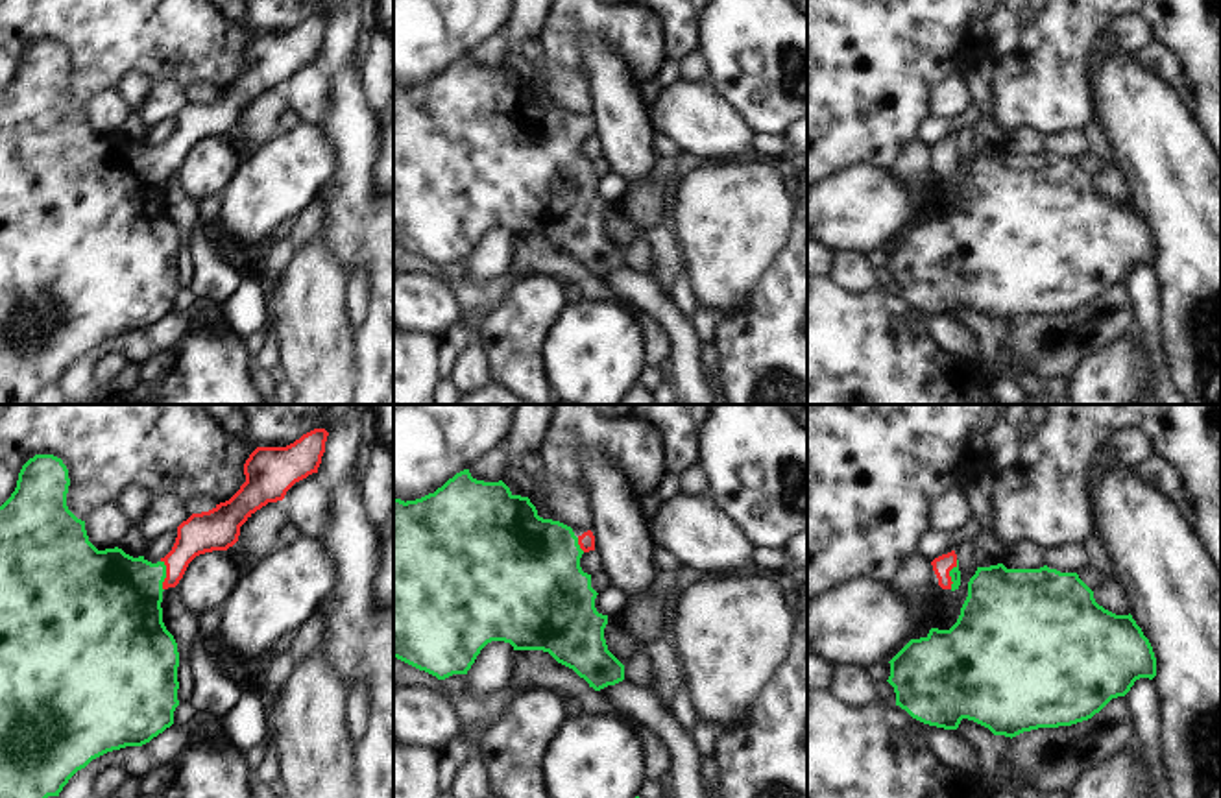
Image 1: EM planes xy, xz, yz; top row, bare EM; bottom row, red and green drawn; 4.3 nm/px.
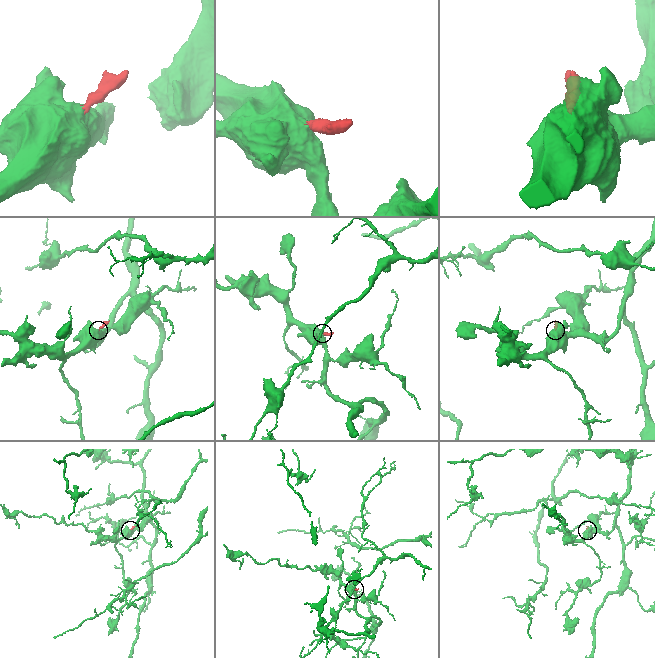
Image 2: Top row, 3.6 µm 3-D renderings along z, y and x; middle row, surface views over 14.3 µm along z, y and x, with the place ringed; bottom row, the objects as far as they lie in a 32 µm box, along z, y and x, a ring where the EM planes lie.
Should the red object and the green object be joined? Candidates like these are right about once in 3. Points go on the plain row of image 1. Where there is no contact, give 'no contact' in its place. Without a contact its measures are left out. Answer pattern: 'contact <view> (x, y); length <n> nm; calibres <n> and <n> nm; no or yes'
contact xy (167, 161); length 140 nm; calibres 180 and 400 nm; yes

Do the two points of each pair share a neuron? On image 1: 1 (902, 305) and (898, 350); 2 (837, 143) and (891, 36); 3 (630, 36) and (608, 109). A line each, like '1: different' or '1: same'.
1: different
2: same
3: different

